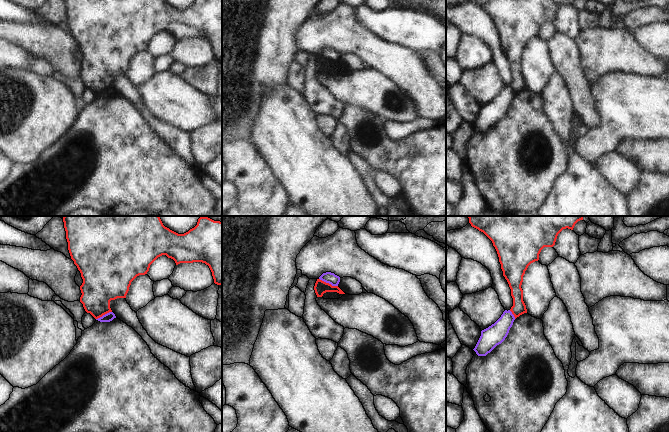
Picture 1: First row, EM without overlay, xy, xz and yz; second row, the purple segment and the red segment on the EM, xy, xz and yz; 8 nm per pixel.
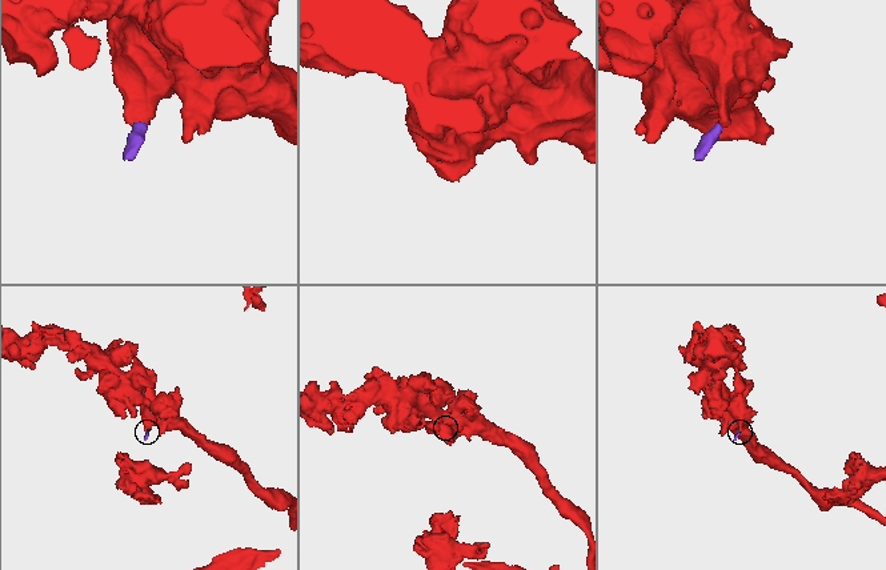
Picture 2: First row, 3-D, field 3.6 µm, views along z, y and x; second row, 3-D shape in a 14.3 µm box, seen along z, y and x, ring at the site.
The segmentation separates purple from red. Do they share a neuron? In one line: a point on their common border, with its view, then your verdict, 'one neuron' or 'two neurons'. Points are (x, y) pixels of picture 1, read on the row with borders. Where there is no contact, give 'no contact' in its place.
xz (328, 282) | two neurons

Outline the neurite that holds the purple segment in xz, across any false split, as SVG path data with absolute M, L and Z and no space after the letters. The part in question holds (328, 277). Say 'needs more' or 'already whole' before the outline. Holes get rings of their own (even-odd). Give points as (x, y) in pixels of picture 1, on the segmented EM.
already whole; M331 272L323 273L320 277L320 280L331 284L332 286L338 286L340 282L340 277Z

